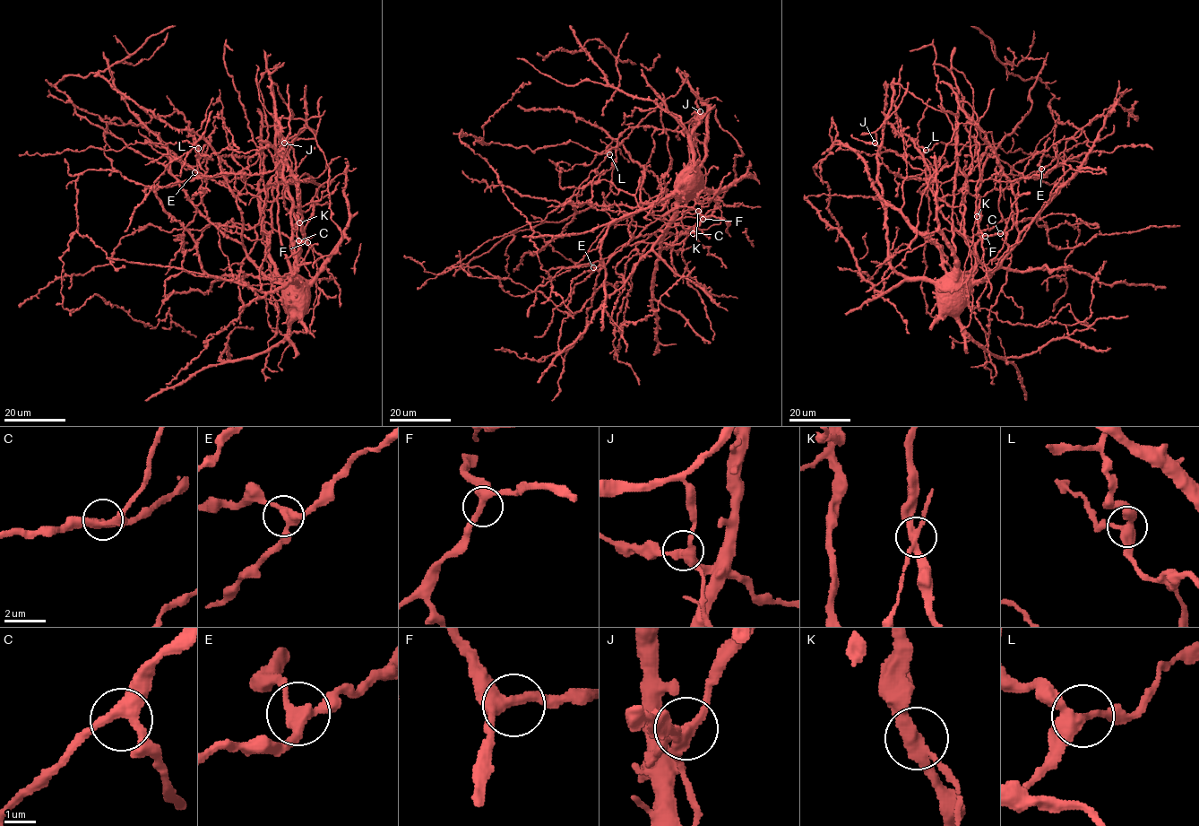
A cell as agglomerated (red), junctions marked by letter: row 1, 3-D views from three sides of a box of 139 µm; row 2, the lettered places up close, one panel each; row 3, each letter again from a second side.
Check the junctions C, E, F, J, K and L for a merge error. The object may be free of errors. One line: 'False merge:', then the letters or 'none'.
False merge: K

